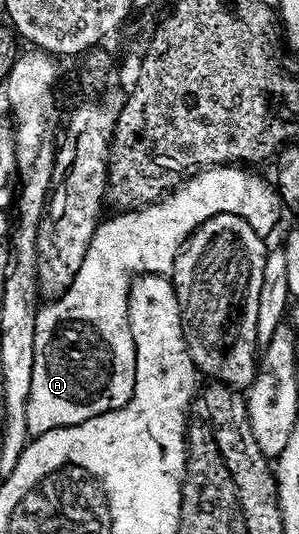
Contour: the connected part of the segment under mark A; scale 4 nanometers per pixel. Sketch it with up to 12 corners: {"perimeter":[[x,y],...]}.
{"perimeter":[[204,168],[95,230],[35,317],[27,430],[131,400],[133,273],[170,276],[205,221],[270,238],[278,190]]}

